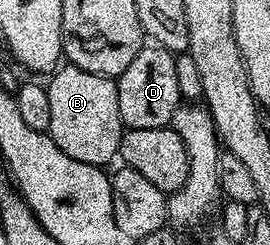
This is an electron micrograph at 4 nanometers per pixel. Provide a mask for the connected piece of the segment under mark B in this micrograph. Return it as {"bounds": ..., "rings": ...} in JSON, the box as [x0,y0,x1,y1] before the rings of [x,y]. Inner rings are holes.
{"bounds":[46,64,126,167],"rings":[[[64,64],[47,79],[46,85],[50,96],[50,128],[46,132],[54,144],[58,144],[66,156],[82,164],[107,167],[107,162],[117,157],[119,141],[126,129],[118,112],[116,82],[101,74]]]}

